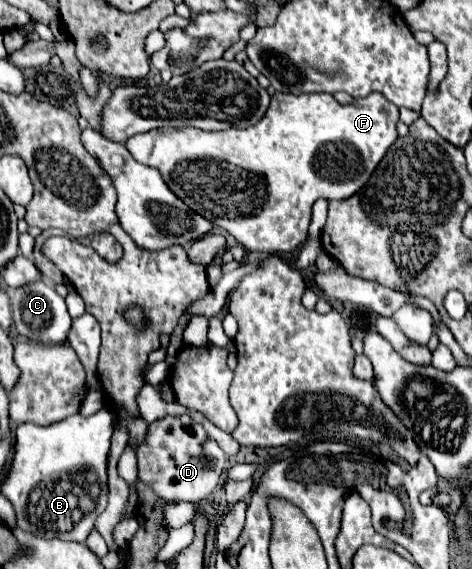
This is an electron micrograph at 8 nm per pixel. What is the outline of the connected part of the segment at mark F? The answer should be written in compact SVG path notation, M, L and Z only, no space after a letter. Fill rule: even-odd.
M274 93L272 107L268 107L260 123L246 129L200 131L196 127L184 129L154 129L134 135L124 145L132 157L144 165L156 167L168 189L182 199L192 211L204 215L212 225L234 235L250 251L276 253L294 251L304 243L312 219L312 205L318 199L336 201L354 195L370 179L388 147L396 141L398 107L374 93L366 99L354 99L350 105L340 105L328 93L288 95ZM220 161L238 165L248 173L222 173L216 169Z

